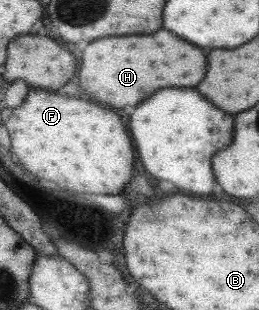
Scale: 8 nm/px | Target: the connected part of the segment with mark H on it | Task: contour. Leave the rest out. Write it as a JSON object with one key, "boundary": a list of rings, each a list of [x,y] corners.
{"boundary":[[[161,28],[147,36],[131,34],[121,38],[93,40],[81,52],[77,78],[81,88],[87,90],[91,96],[95,96],[99,102],[105,102],[113,108],[123,108],[139,104],[157,88],[169,88],[169,86],[193,88],[197,86],[197,82],[201,82],[205,70],[207,70],[207,58],[201,48]]]}

